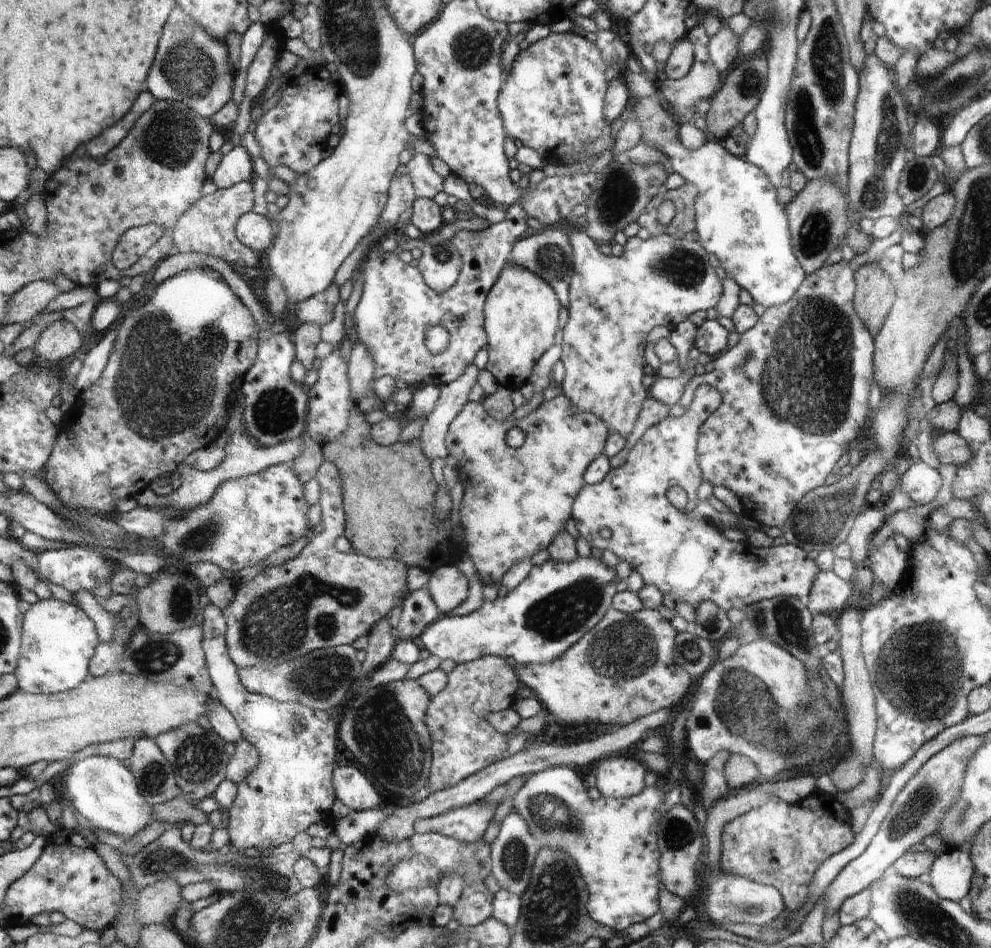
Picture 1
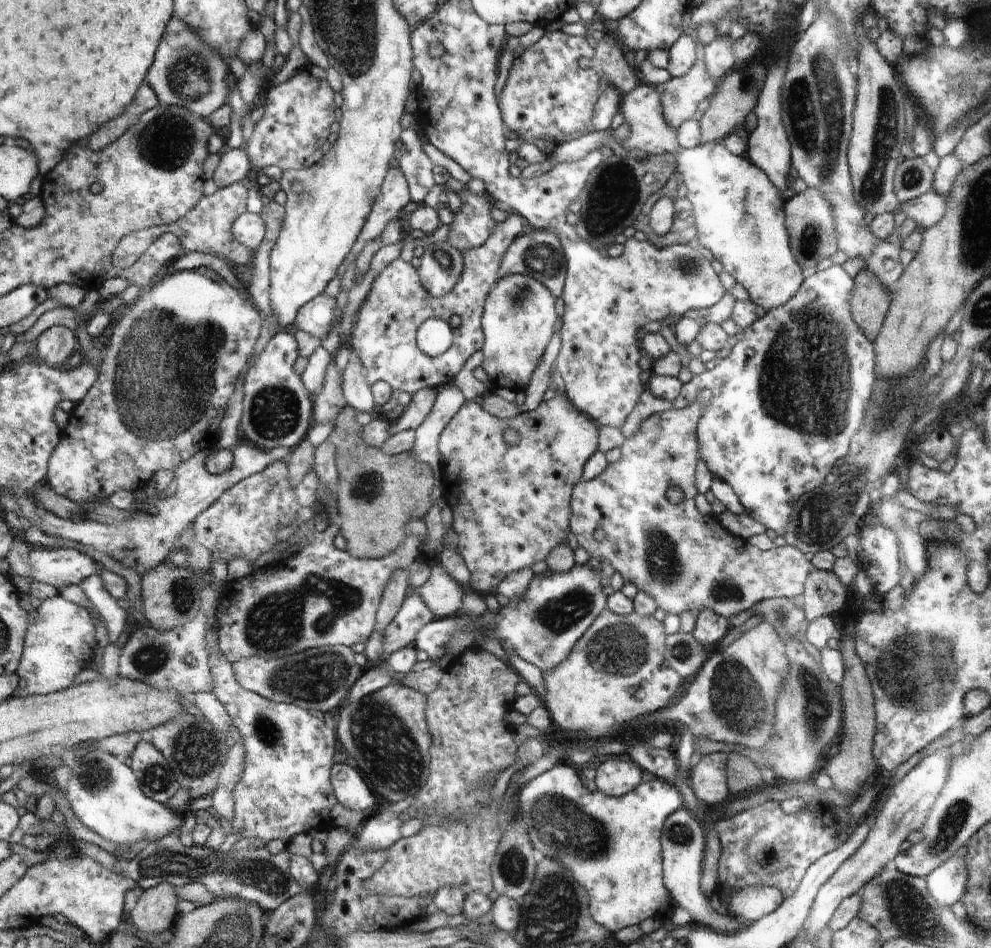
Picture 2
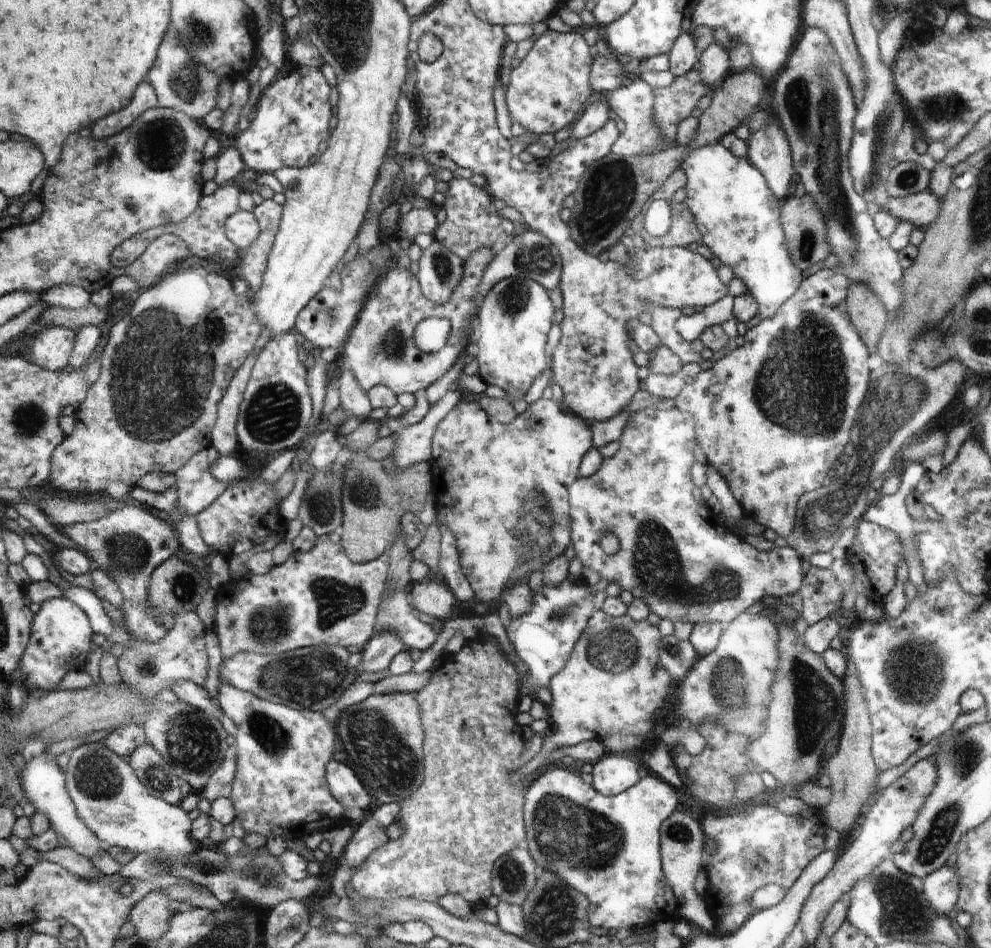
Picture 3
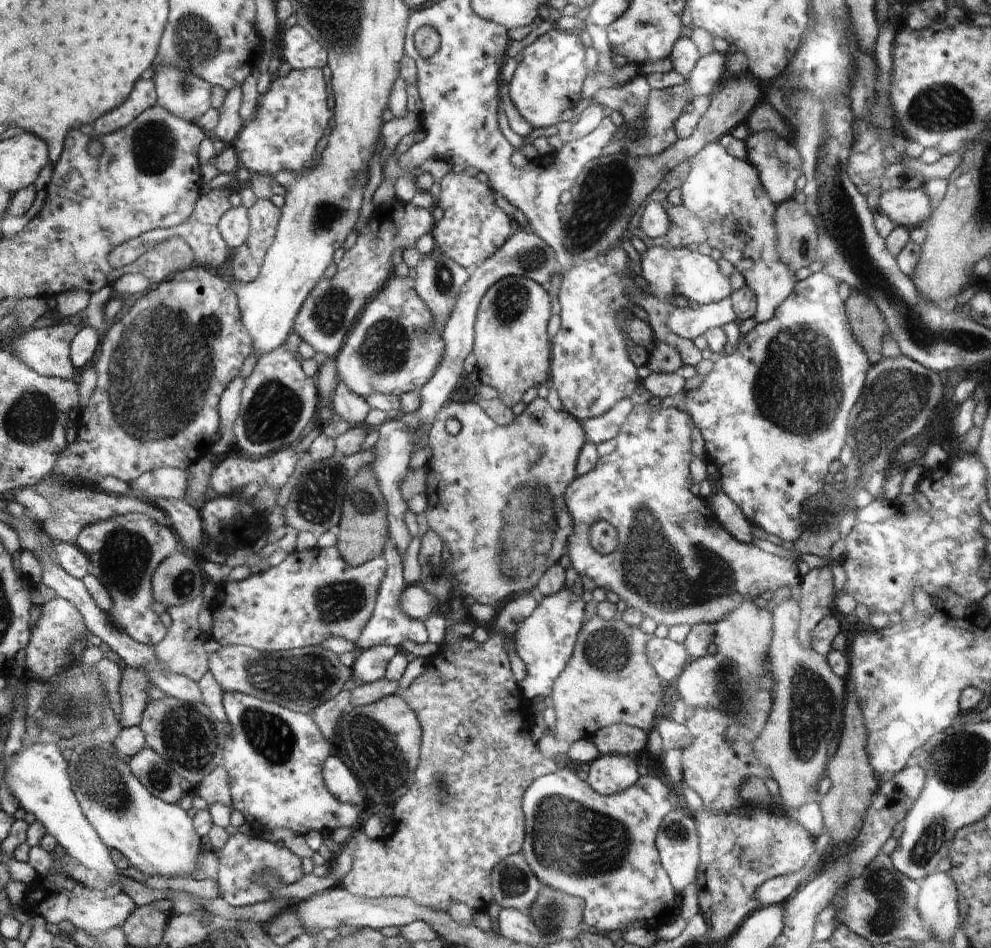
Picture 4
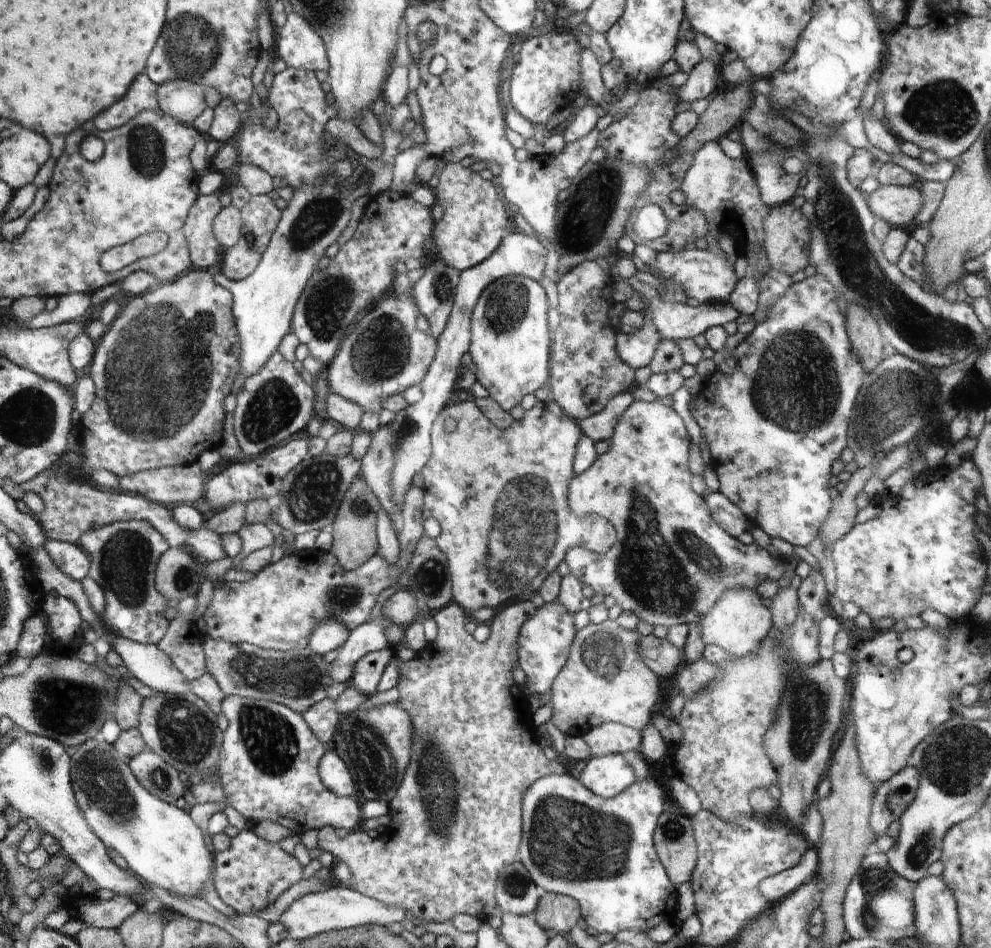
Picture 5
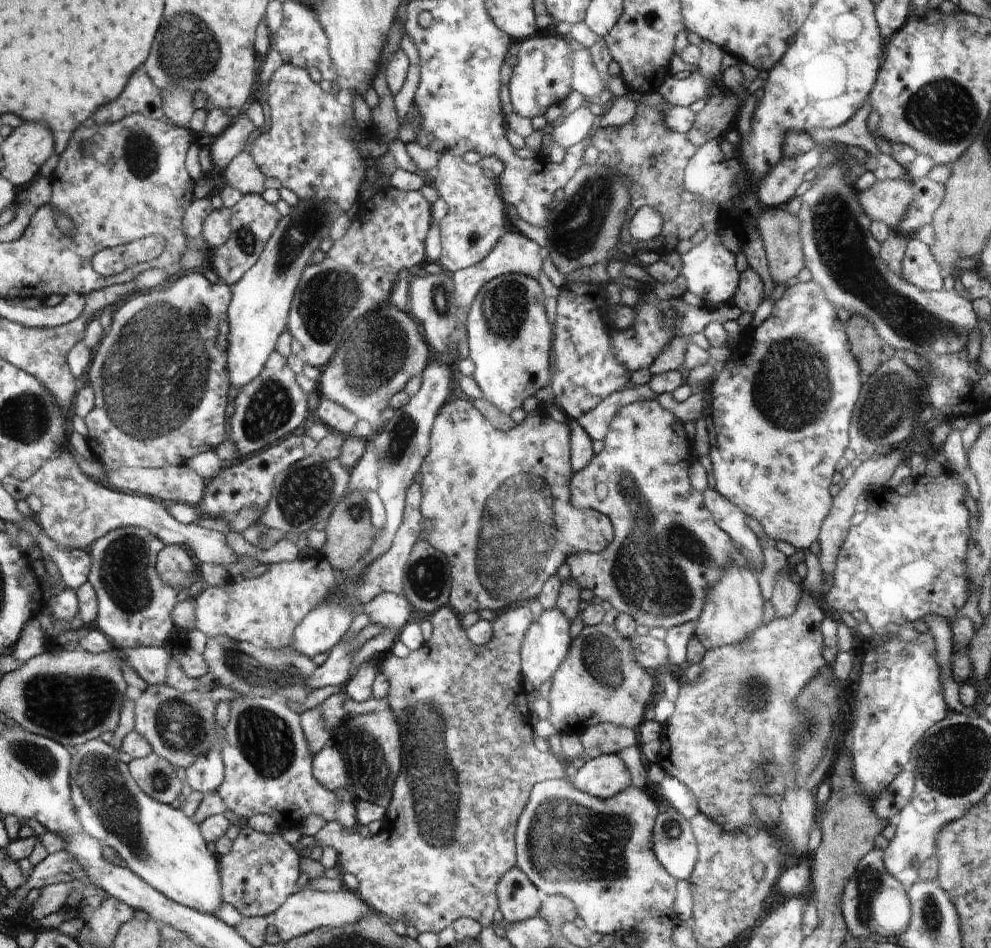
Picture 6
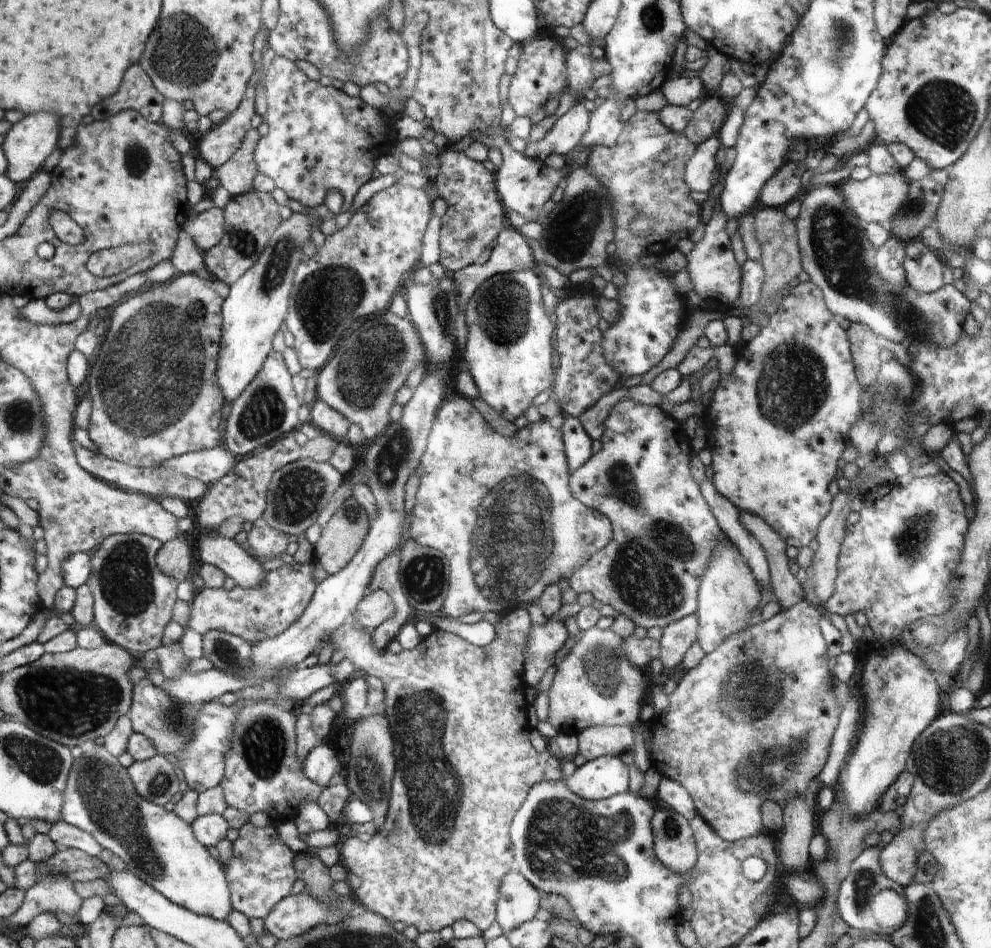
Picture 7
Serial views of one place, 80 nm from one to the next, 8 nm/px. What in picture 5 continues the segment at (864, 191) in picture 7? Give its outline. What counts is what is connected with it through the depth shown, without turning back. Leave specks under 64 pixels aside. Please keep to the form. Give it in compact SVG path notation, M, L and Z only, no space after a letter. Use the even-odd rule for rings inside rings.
M881 186L866 195L868 208L878 219L891 227L910 229L915 226L916 214L922 208L922 194L913 186Z

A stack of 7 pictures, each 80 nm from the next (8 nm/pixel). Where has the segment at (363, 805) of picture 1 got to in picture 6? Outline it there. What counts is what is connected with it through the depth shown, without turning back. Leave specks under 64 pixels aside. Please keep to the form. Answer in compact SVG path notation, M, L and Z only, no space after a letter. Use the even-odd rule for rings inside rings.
M331 744L313 755L313 776L330 791L348 788L347 767L340 751Z

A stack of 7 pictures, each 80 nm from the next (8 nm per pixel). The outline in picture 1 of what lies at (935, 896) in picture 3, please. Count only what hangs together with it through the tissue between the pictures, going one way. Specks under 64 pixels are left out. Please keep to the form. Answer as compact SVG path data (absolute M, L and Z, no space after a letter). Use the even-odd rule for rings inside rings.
M958 848L936 855L931 866L931 887L946 900L960 902L970 892L975 862L968 849Z

